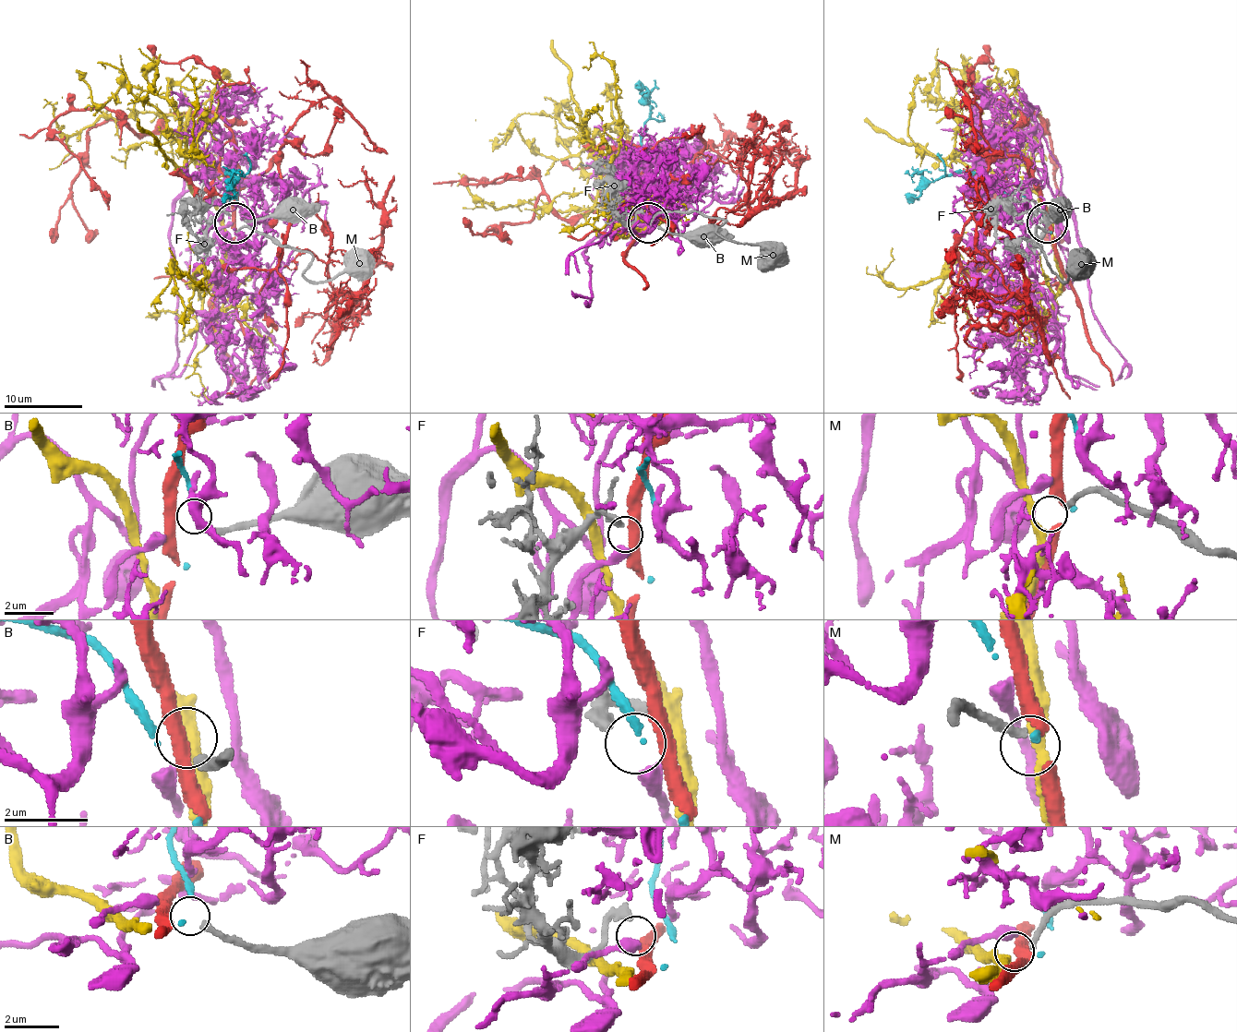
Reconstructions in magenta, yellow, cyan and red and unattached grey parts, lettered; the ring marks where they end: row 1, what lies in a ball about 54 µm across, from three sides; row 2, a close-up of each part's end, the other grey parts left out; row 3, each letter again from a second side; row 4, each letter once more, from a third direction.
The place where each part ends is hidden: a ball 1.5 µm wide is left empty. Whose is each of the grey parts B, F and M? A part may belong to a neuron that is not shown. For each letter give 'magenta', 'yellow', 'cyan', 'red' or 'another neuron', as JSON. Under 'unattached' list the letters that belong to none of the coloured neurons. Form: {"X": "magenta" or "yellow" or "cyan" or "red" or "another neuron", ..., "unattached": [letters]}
{"B": "another neuron", "F": "magenta", "M": "yellow", "unattached": ["B"]}

